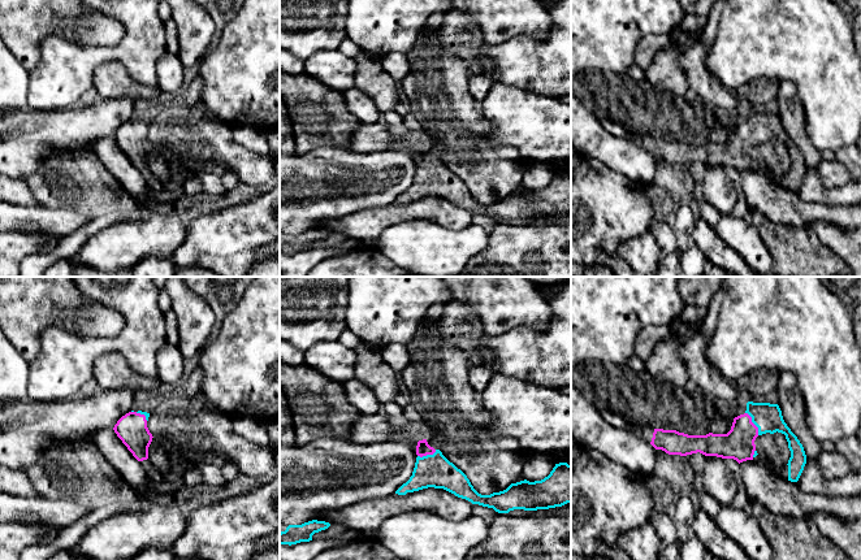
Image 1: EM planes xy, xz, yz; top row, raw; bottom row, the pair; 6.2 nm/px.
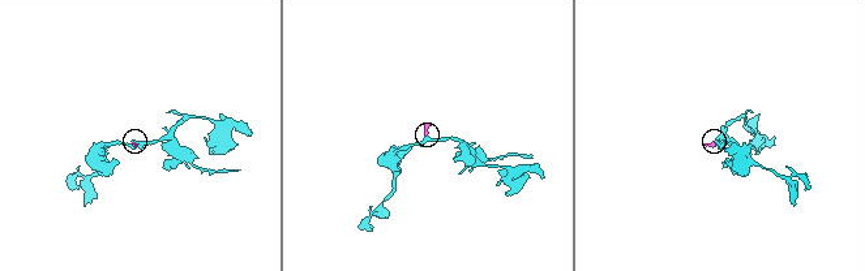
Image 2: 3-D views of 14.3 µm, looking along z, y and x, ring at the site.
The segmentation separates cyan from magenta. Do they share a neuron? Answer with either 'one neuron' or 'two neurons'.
one neuron

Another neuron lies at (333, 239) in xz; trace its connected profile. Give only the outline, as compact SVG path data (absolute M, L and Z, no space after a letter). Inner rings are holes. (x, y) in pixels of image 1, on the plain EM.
M330 233L330 235L328 238L315 242L312 244L312 248L323 249L323 248L336 247L336 246L341 244L342 242L345 242L346 239L347 238L345 235Z

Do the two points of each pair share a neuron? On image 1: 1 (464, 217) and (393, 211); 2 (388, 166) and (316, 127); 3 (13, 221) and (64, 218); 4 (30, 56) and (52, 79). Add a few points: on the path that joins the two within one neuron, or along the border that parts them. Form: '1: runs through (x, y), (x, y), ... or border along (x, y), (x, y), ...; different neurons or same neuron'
1: runs through (446, 213), (441, 211), (411, 211); same neuron
2: border along (347, 147), (317, 148); different neurons
3: runs through (26, 220), (51, 220); same neuron
4: border along (48, 34), (42, 42), (40, 60), (30, 72); different neurons

